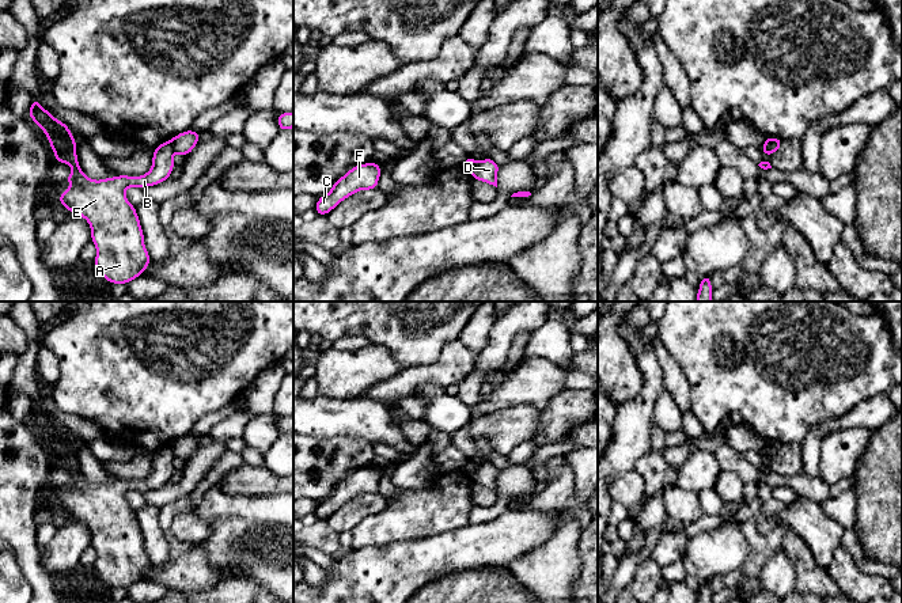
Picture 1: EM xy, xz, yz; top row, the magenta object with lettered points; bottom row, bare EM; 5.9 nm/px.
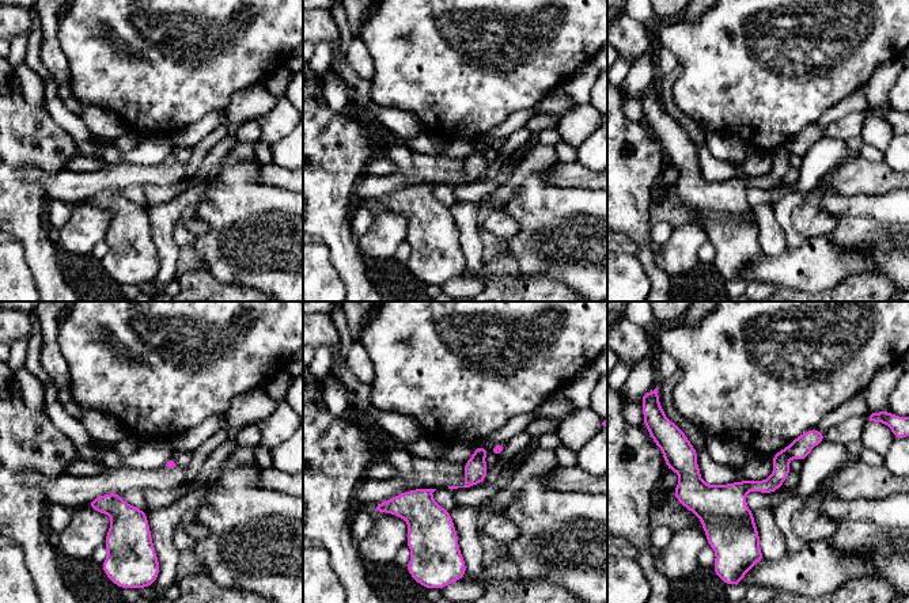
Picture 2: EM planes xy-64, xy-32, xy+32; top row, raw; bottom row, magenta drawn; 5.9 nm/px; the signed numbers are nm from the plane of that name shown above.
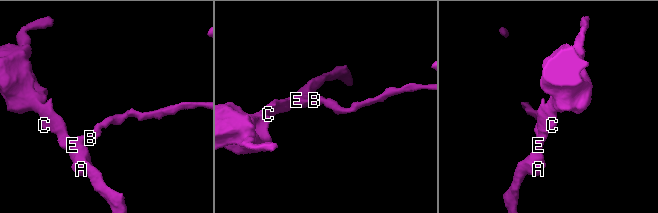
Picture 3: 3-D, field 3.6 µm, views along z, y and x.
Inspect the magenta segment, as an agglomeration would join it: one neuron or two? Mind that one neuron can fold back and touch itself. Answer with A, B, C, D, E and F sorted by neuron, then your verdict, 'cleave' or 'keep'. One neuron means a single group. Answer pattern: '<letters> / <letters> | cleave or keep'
A B C E F / D | cleave

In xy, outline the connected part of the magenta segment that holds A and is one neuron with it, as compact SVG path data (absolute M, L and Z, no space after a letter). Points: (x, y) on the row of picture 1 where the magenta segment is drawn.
M33 99L29 117L46 134L50 148L54 151L54 162L67 163L72 167L72 172L65 182L72 186L64 190L58 202L62 204L71 213L86 219L91 228L91 242L96 246L96 257L94 265L105 280L110 284L129 284L136 277L143 276L148 268L151 257L144 246L144 234L136 212L136 208L128 201L125 190L128 187L148 187L155 186L170 178L175 164L173 162L174 149L171 140L159 144L152 155L151 170L140 177L118 175L101 181L90 179L80 168L76 155L76 140L73 139L67 124L58 121L38 99Z

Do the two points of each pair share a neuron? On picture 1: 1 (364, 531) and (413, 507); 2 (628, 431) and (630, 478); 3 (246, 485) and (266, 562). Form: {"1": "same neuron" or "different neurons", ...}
{"1": "same neuron", "2": "different neurons", "3": "different neurons"}

